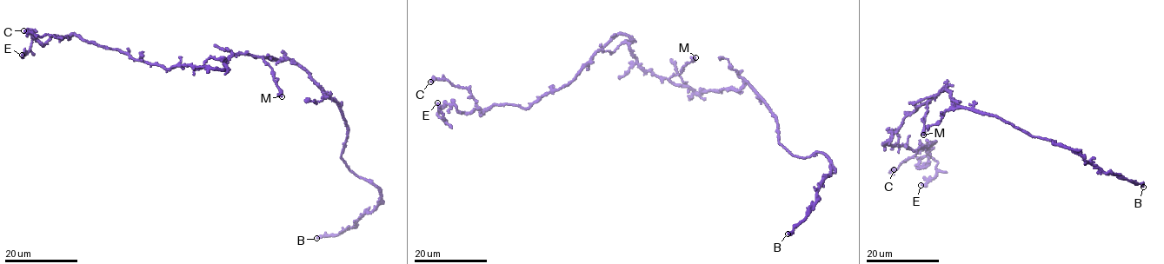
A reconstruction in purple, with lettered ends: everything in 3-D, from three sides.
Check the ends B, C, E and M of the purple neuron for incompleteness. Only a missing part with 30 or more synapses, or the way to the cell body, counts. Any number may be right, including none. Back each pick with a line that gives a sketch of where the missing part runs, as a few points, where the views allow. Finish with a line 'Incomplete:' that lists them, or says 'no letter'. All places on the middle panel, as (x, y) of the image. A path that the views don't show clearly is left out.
Incomplete: B

